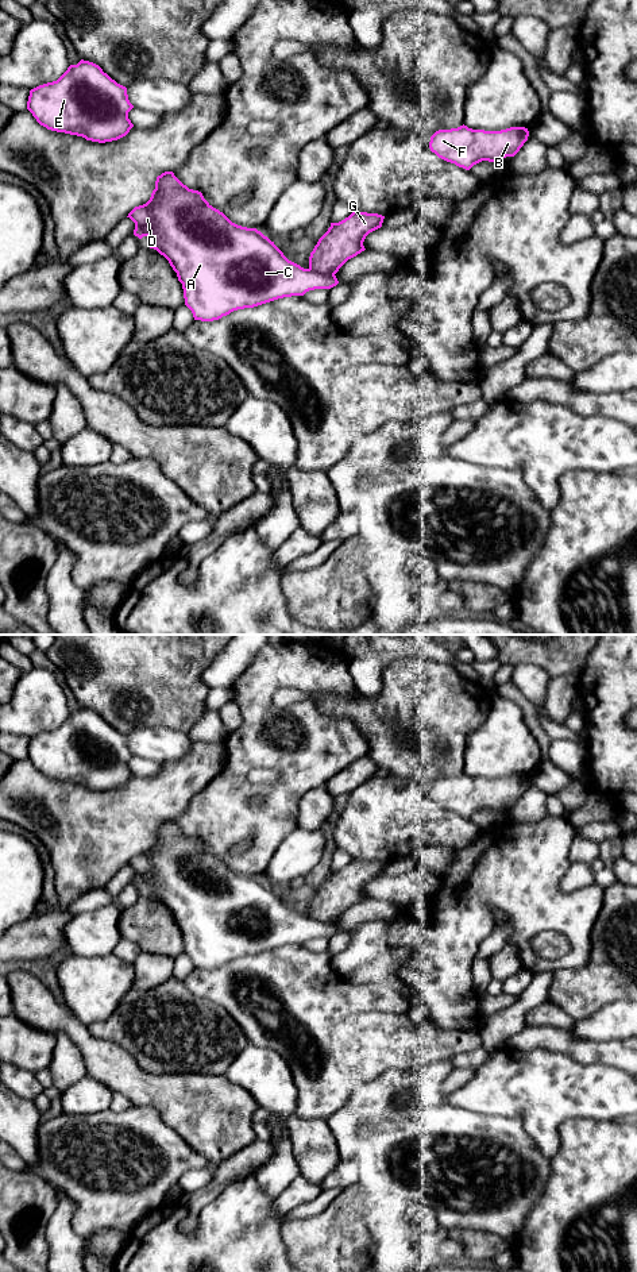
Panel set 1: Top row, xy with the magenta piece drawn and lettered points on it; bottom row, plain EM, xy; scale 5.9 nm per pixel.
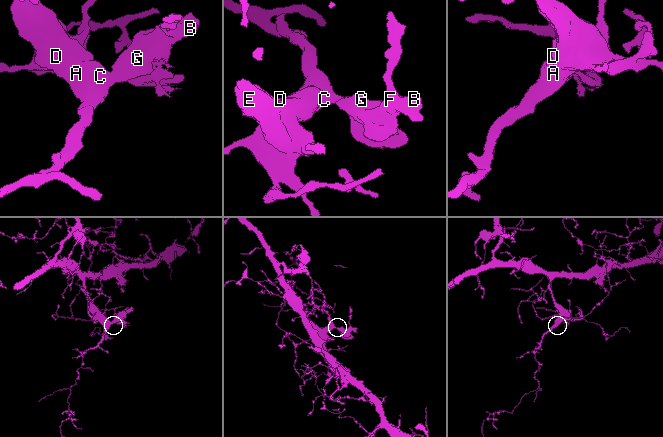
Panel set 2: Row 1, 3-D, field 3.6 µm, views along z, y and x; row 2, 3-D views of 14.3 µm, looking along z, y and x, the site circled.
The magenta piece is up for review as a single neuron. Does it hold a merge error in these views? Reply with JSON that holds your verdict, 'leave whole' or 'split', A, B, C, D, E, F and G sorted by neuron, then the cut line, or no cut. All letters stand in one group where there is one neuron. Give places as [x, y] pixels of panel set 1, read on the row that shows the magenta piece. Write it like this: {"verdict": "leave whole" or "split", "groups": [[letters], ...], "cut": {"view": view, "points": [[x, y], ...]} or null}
{"verdict": "split", "groups": [["A", "C", "D", "E"], ["B", "F", "G"]], "cut": {"view": "xy", "points": [[309, 268], [334, 274]]}}

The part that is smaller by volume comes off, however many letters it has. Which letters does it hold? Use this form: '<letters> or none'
B, F, G

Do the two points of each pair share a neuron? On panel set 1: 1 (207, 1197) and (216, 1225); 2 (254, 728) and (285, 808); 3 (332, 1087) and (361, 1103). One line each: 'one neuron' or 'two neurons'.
1: two neurons
2: one neuron
3: two neurons

